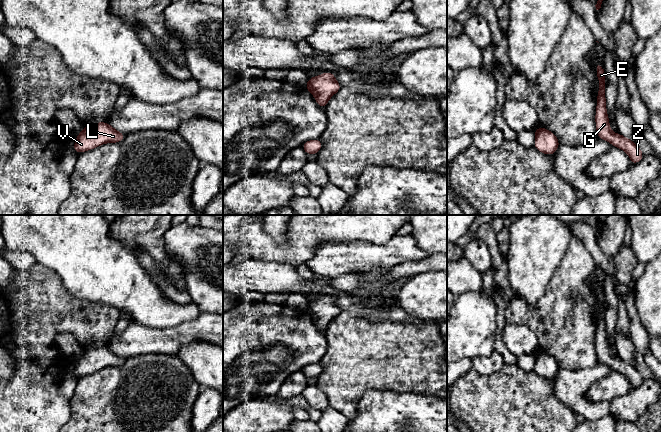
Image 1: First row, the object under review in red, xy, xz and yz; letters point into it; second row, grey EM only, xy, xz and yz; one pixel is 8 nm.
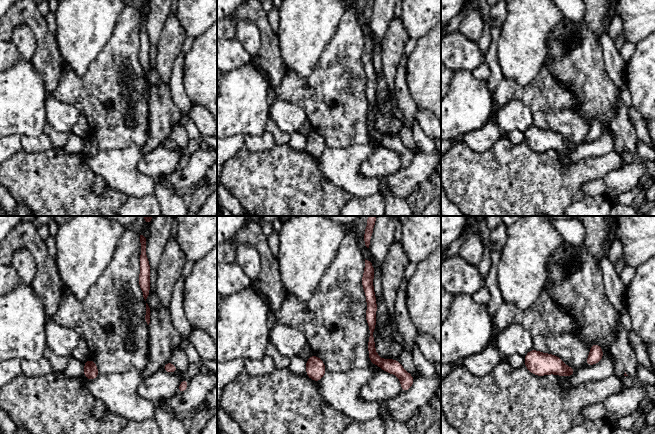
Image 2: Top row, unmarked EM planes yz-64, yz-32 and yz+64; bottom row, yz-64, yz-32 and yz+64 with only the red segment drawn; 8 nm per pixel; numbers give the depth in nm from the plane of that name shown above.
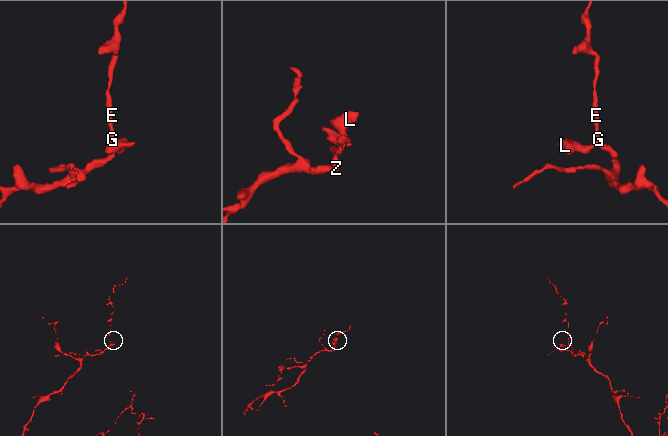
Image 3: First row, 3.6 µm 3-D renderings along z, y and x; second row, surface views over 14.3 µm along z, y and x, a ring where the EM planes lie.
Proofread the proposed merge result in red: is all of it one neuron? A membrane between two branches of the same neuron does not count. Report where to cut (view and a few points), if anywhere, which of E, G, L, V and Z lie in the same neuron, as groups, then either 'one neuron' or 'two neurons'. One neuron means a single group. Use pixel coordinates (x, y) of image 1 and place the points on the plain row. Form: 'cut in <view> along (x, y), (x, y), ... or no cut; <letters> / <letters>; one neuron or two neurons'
no cut; E G L V Z; one neuron

